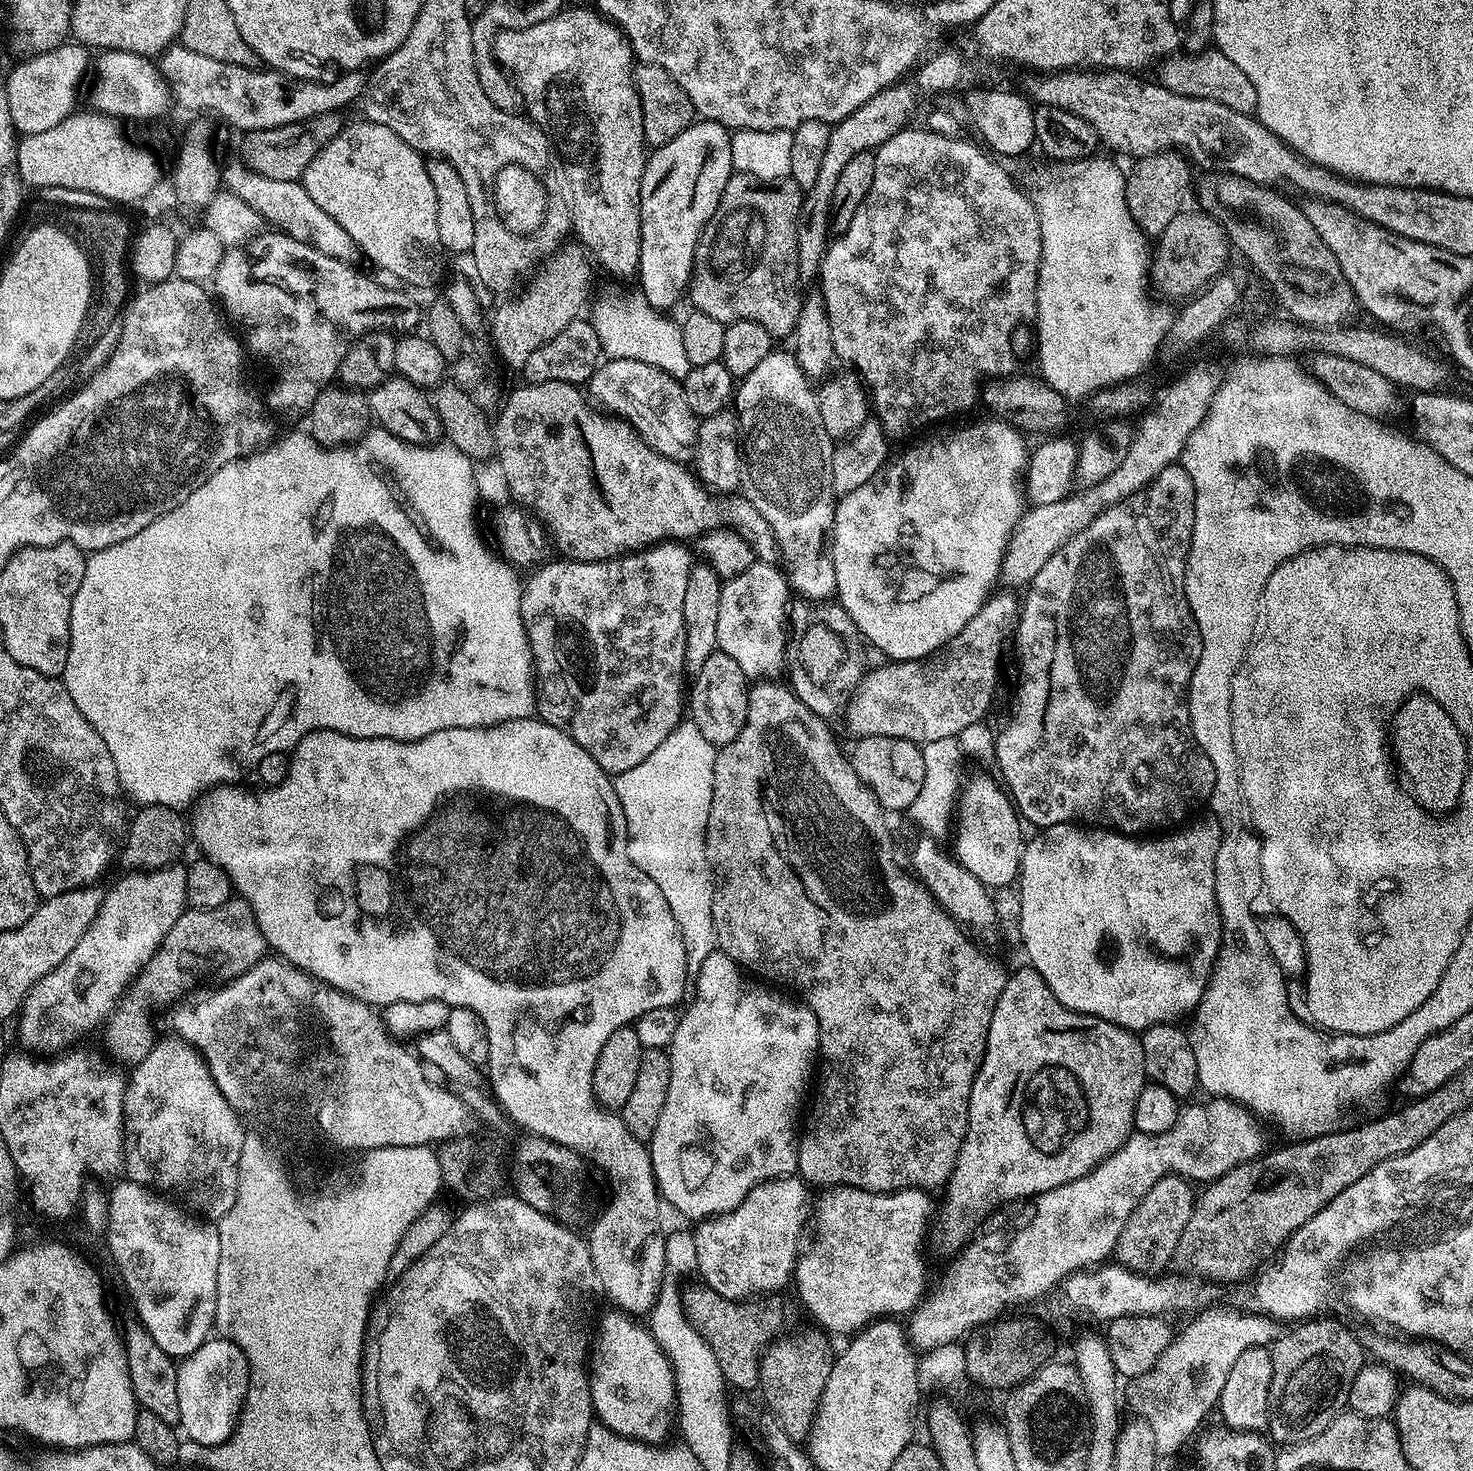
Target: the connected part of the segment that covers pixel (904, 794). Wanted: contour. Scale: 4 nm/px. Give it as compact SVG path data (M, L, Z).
M861 736L850 748L852 769L865 787L876 796L881 809L889 813L903 813L911 806L923 780L923 758L921 745L902 738L886 738L885 736Z

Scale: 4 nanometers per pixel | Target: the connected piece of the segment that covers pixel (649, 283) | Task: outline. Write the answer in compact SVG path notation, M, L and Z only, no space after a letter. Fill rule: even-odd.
M703 118L697 119L693 124L690 125L686 130L682 130L682 134L678 134L678 138L672 139L671 142L666 142L662 145L661 148L652 148L650 155L644 161L644 173L642 174L642 190L640 191L640 267L638 269L638 281L640 280L639 287L642 289L644 296L650 302L652 306L657 308L657 310L672 310L668 308L672 308L676 303L679 302L680 296L682 300L682 293L687 289L688 282L692 278L692 259L694 258L694 254L696 253L696 243L700 240L700 235L702 234L702 230L706 226L706 222L709 218L714 214L714 210L718 210L718 202L722 198L722 190L726 190L726 182L733 176L734 169L732 167L732 159L730 158L730 142L732 141L732 132L726 126L722 126L718 122L714 122L713 120L705 120Z

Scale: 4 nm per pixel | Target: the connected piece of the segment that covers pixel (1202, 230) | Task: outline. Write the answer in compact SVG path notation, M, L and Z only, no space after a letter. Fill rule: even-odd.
M1185 210L1174 214L1174 218L1167 224L1166 230L1162 230L1162 234L1155 237L1154 240L1154 251L1150 256L1150 280L1155 287L1157 284L1168 296L1191 297L1193 294L1207 288L1211 281L1227 269L1224 267L1228 264L1230 245L1226 230L1207 212L1203 210L1195 211Z

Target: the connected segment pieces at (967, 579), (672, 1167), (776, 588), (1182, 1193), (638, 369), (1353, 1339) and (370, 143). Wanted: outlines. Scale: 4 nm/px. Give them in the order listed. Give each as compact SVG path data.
M995 418L983 419L984 420L978 421L977 424L968 424L965 428L952 428L949 432L942 433L940 440L924 440L921 444L916 444L913 448L906 449L901 456L893 455L891 459L885 463L883 468L876 471L874 478L870 478L870 482L865 482L863 486L858 486L858 490L850 490L850 494L846 494L837 499L836 513L834 514L834 522L832 523L832 530L830 533L830 555L834 562L834 578L836 579L836 596L838 597L838 603L841 608L846 610L846 614L850 614L850 618L854 622L854 626L857 630L860 631L861 637L863 637L871 647L882 650L882 653L887 656L889 661L923 660L925 656L931 656L932 653L941 651L948 641L954 639L956 635L961 632L966 626L966 622L970 622L970 618L974 618L974 614L978 614L978 610L983 606L992 590L990 588L993 580L995 582L997 574L999 573L1000 560L1003 556L1004 547L1008 544L1008 538L1012 533L1012 529L1021 518L1022 507L1020 508L1016 484L1018 488L1018 479L1021 477L1022 471L1026 466L1026 448L1024 452L1025 437L1021 435L1017 429L1013 428L1012 425L1004 423L1003 420L997 420Z
M719 950L712 952L710 958L699 961L698 968L700 968L700 973L696 976L696 993L692 996L692 1005L686 1010L683 1009L678 1022L678 1030L674 1030L672 1043L666 1049L670 1058L670 1090L666 1090L666 1106L662 1106L662 1114L658 1118L658 1130L654 1130L650 1141L652 1169L656 1175L656 1186L660 1190L661 1197L667 1203L669 1200L682 1215L689 1216L692 1222L729 1212L734 1206L738 1206L738 1202L742 1202L742 1198L746 1198L746 1194L750 1194L750 1190L754 1190L754 1186L767 1180L777 1180L780 1176L790 1176L796 1172L800 1149L796 1119L800 1116L800 1107L804 1104L808 1083L811 1080L813 1083L814 1069L817 1067L820 1055L818 1018L814 1018L807 1004L797 1002L795 999L794 1001L787 1000L786 997L763 988L760 985L763 983L745 975L740 965L735 964L725 952Z
M754 562L742 574L725 579L722 584L722 602L718 602L718 638L716 647L719 651L730 654L738 666L742 666L742 674L749 681L760 682L765 678L776 678L781 675L786 664L788 647L790 611L788 612L788 596L790 589L787 577L776 564Z
M1170 1175L1154 1182L1142 1202L1134 1206L1130 1218L1126 1218L1126 1226L1122 1226L1122 1232L1118 1234L1114 1251L1115 1263L1141 1274L1157 1274L1168 1263L1173 1263L1182 1230L1186 1228L1186 1222L1190 1220L1192 1213L1192 1188L1193 1185L1183 1176Z
M608 358L596 369L586 388L593 401L631 424L658 454L681 462L693 459L698 417L692 413L690 406L686 406L686 394L682 394L681 381L666 374L666 370L650 366L650 362Z
M1309 1318L1289 1327L1292 1329L1277 1336L1270 1348L1274 1374L1270 1382L1266 1432L1280 1446L1300 1444L1322 1434L1338 1409L1348 1408L1350 1386L1354 1386L1358 1370L1366 1363L1364 1347L1355 1331L1351 1332L1336 1320L1320 1319Z
M363 118L357 120L357 124L345 123L340 133L316 155L310 166L306 166L302 177L304 189L314 202L318 202L321 210L326 210L326 214L354 238L363 255L365 252L374 263L397 276L402 283L424 288L439 278L446 259L438 238L438 202L434 198L425 157L402 142L394 130Z

